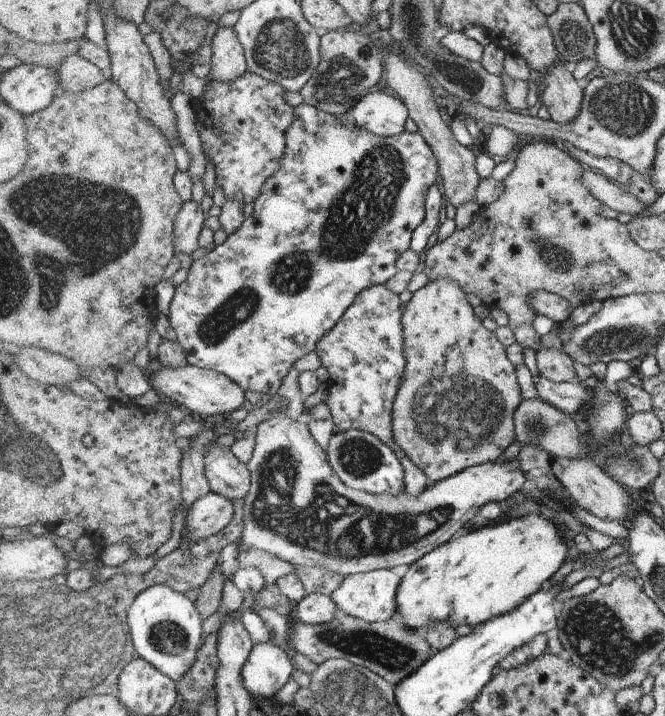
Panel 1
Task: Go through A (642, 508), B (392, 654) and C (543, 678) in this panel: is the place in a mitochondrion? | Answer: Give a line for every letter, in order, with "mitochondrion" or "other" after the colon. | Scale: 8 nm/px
A: other
B: mitochondrion
C: other

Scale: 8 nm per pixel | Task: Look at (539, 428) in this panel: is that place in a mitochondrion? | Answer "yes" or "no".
yes

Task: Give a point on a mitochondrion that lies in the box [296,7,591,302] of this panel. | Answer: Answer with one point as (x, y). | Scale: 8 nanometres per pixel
(337, 78)

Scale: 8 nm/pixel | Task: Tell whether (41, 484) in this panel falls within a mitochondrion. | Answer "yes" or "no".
yes

